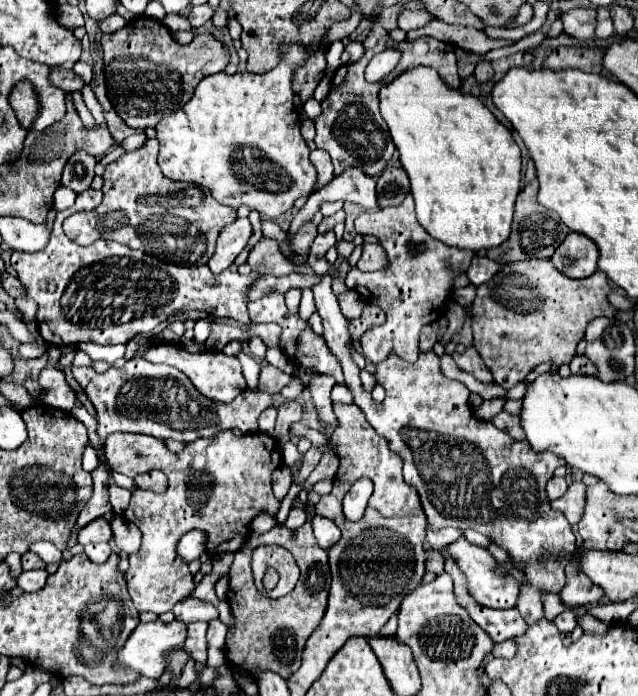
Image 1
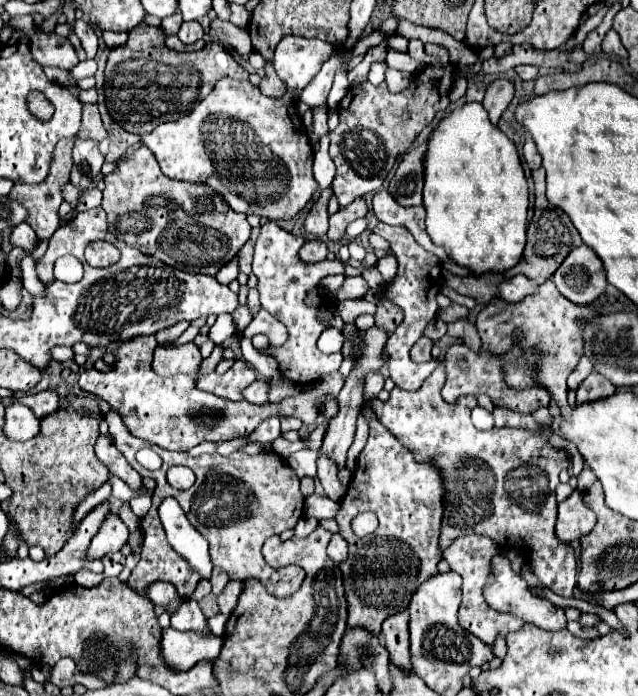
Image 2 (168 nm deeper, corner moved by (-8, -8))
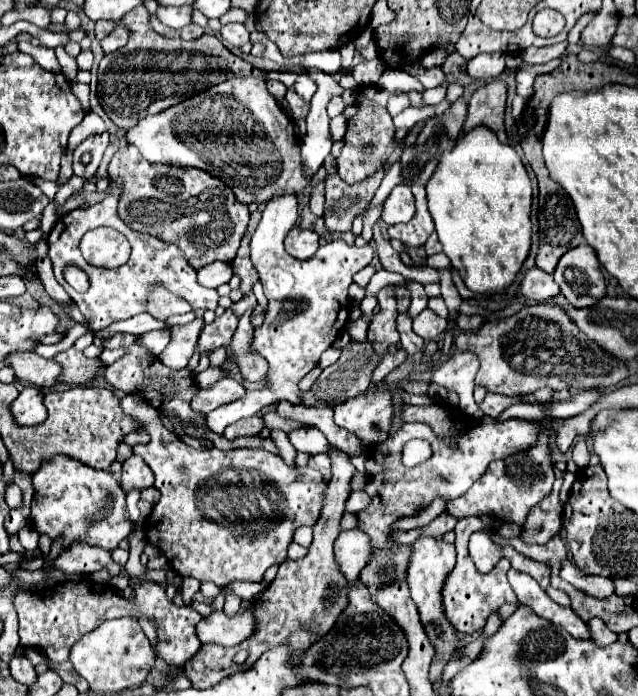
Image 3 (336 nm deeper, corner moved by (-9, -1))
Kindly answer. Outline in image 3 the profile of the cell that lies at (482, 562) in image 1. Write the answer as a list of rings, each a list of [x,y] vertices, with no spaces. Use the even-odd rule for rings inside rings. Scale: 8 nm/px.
[[[513,568],[509,570],[507,576],[509,576],[509,584],[515,590],[521,604],[529,606],[541,618],[565,628],[571,636],[575,636],[579,640],[591,640],[587,622],[583,622],[571,608],[563,608],[557,602],[553,602],[547,596],[547,592],[537,584],[535,578],[531,578],[525,572],[517,572]]]

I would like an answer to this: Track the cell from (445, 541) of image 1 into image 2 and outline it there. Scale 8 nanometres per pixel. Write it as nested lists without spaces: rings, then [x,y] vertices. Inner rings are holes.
[[[462,535],[458,537],[446,551],[444,551],[444,559],[448,561],[450,569],[456,571],[462,577],[462,605],[460,605],[460,625],[470,631],[472,635],[476,635],[478,639],[482,639],[484,643],[492,645],[496,641],[498,635],[506,637],[508,633],[514,633],[516,629],[522,629],[524,621],[508,615],[508,613],[498,613],[494,609],[490,609],[482,597],[482,583],[486,583],[486,577],[490,573],[490,559],[494,555],[498,555],[500,549],[498,545],[484,535]]]

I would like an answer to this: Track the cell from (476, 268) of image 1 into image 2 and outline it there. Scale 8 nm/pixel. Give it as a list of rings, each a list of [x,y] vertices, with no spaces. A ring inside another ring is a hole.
[[[514,275],[512,279],[506,279],[498,285],[498,295],[512,303],[524,299],[526,295],[530,295],[534,291],[536,291],[536,285],[530,279],[526,279],[524,275]]]

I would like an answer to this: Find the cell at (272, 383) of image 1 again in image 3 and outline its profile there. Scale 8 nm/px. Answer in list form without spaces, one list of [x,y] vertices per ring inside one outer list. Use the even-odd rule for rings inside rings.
[[[223,378],[215,382],[215,386],[209,388],[197,388],[195,402],[191,402],[193,410],[199,410],[201,414],[209,414],[211,410],[229,404],[245,394],[245,388],[241,382],[235,382],[231,378]]]

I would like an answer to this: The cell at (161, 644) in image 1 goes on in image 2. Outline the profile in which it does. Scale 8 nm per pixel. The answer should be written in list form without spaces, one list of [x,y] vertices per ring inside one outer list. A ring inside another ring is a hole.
[[[172,627],[162,631],[160,657],[166,667],[176,673],[188,671],[202,659],[216,659],[222,649],[222,637],[194,631],[176,631]]]

